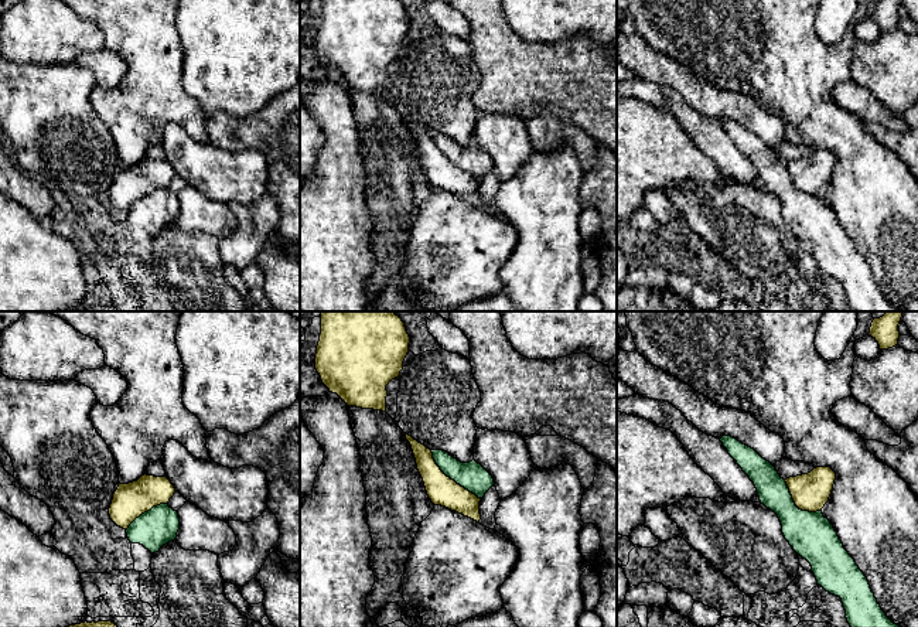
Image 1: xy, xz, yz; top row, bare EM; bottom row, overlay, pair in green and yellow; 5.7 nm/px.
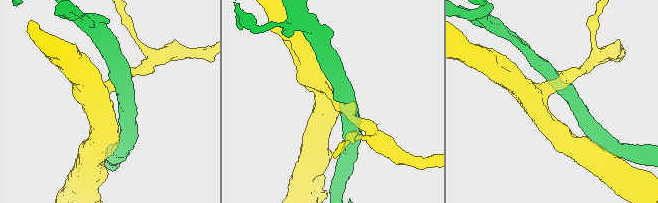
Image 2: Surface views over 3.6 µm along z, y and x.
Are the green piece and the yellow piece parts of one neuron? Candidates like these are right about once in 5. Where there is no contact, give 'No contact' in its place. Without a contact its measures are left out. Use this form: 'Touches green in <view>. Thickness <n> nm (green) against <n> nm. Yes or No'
Touches green in xz. Thickness 160 nm (green) against 170 nm. No

